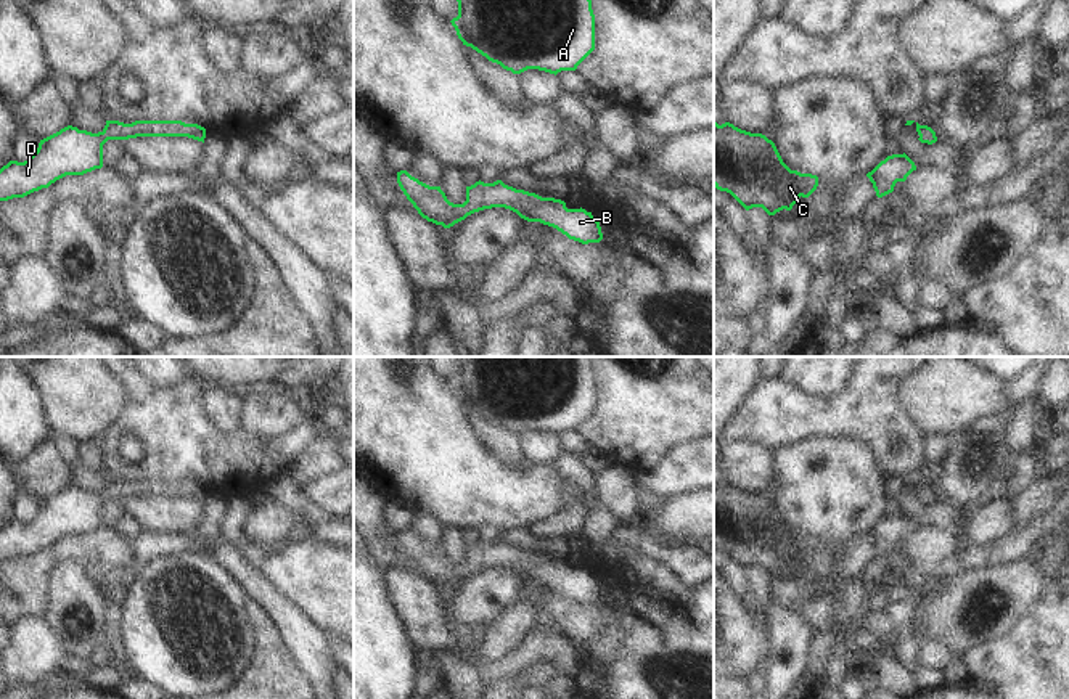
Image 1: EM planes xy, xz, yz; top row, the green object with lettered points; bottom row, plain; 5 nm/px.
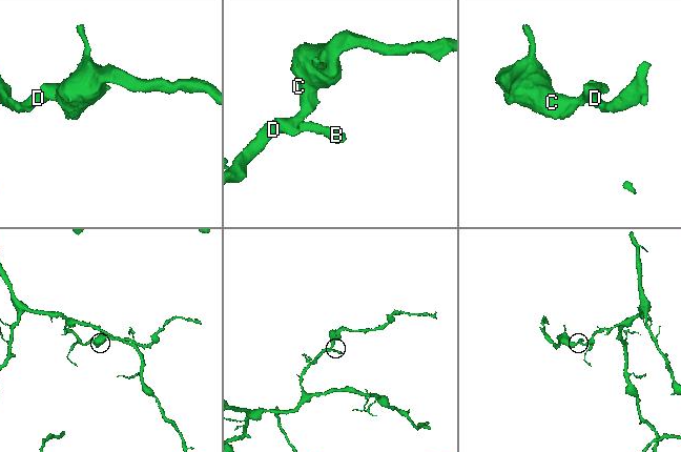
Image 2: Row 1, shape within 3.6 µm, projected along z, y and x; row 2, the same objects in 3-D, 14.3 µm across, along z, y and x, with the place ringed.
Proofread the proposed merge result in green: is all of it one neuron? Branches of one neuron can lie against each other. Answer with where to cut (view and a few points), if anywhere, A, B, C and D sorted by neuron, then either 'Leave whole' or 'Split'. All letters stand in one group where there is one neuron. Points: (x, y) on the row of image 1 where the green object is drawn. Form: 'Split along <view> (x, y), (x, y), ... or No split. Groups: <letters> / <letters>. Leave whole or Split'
No split. Groups: A B C D. Leave whole.

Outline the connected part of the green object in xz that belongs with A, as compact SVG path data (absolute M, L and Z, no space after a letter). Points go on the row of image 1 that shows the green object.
M457 0L458 16L450 22L463 45L513 74L539 69L550 74L575 71L595 50L595 14L592 0Z

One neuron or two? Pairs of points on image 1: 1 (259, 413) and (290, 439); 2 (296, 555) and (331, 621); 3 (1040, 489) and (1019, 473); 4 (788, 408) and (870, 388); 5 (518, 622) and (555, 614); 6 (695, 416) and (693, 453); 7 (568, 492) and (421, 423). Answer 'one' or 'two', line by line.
1: two
2: one
3: two
4: one
5: two
6: two
7: one

